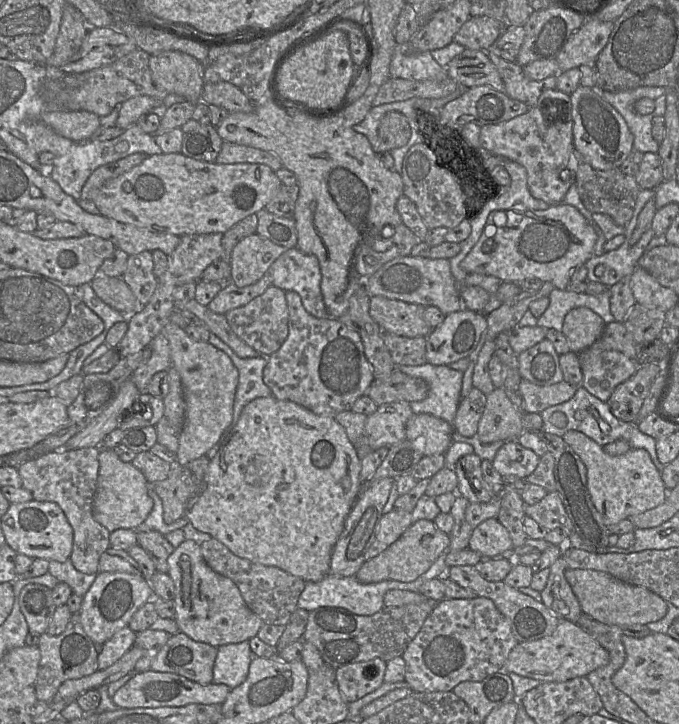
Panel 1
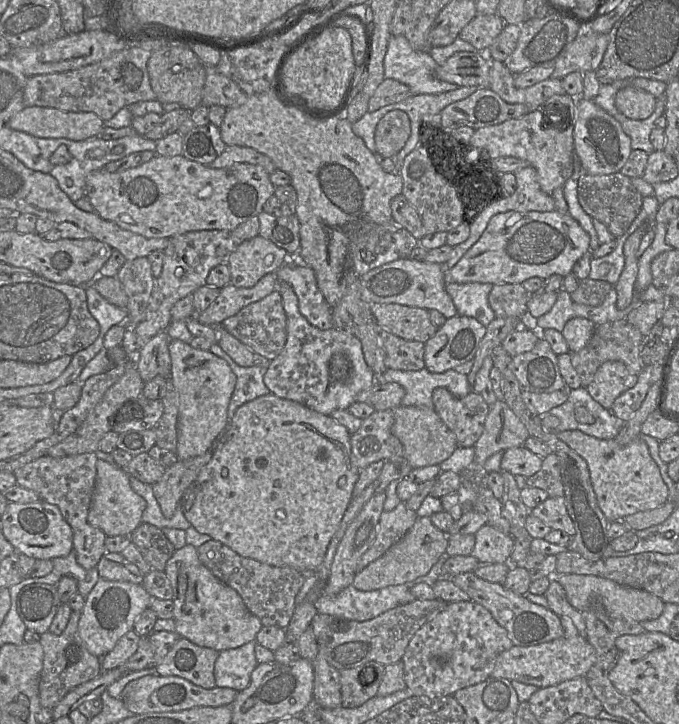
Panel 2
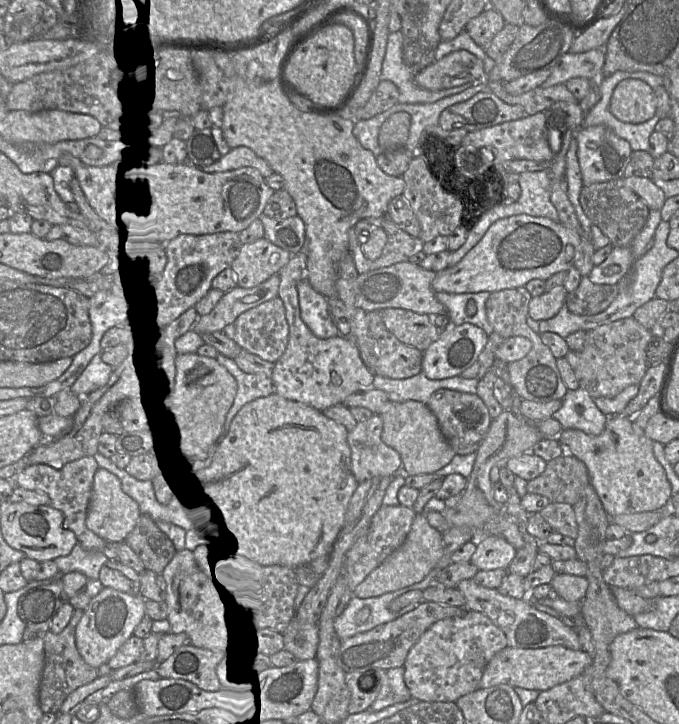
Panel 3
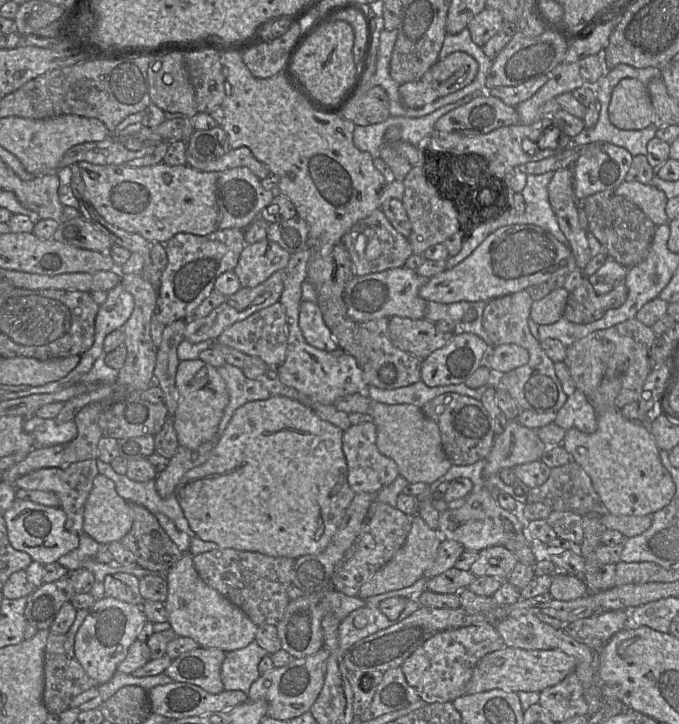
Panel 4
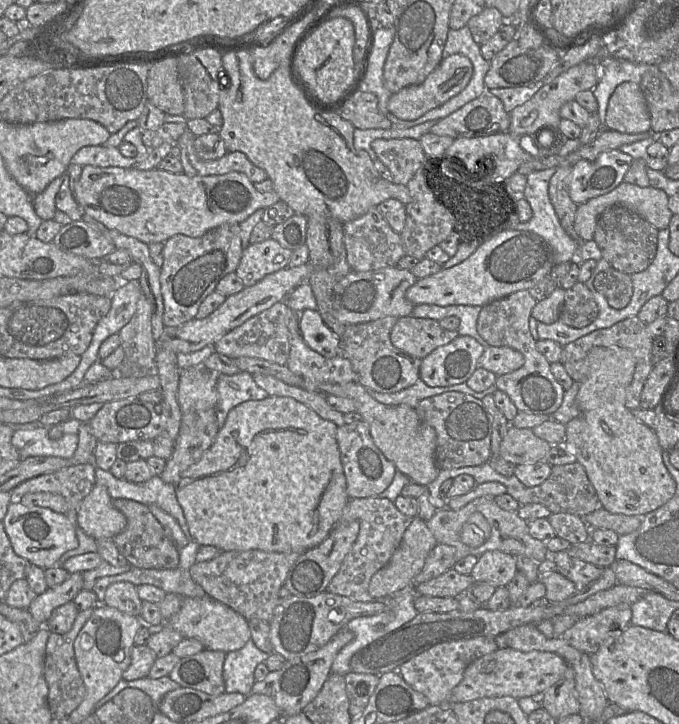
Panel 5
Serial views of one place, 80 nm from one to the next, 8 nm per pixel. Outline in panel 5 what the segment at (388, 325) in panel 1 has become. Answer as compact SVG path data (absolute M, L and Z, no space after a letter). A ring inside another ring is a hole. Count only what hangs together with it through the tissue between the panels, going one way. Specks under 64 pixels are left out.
M409 315L398 318L391 330L390 338L396 348L423 359L436 348L450 343L458 335L457 331L442 328L434 319Z

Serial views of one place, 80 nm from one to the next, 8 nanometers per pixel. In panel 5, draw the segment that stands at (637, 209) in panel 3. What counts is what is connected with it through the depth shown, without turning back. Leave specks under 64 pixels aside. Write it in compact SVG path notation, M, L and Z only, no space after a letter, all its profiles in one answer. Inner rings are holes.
M613 205L599 215L594 240L603 258L611 267L631 275L645 270L654 260L657 253L658 232L655 226L638 214L620 205Z

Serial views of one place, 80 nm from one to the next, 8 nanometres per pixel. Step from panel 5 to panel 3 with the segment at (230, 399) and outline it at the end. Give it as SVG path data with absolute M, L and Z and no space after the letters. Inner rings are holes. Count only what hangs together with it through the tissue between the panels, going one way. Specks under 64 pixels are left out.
M219 353L216 360L228 370L238 385L235 399L226 415L224 427L218 438L218 440L222 440L230 428L233 418L245 404L255 399L274 394L275 388L271 378L264 374L245 373L238 367L233 359Z

